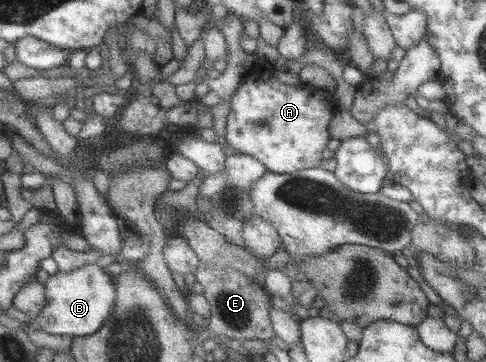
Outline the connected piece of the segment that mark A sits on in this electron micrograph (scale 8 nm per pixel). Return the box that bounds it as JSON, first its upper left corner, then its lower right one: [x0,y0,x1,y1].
[226,67,339,174]

